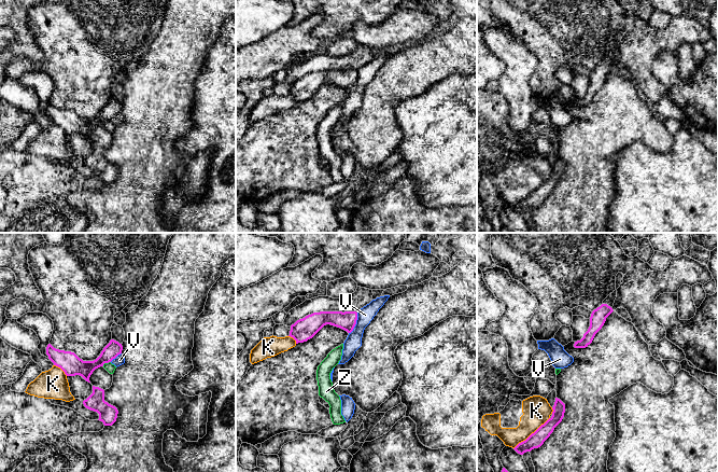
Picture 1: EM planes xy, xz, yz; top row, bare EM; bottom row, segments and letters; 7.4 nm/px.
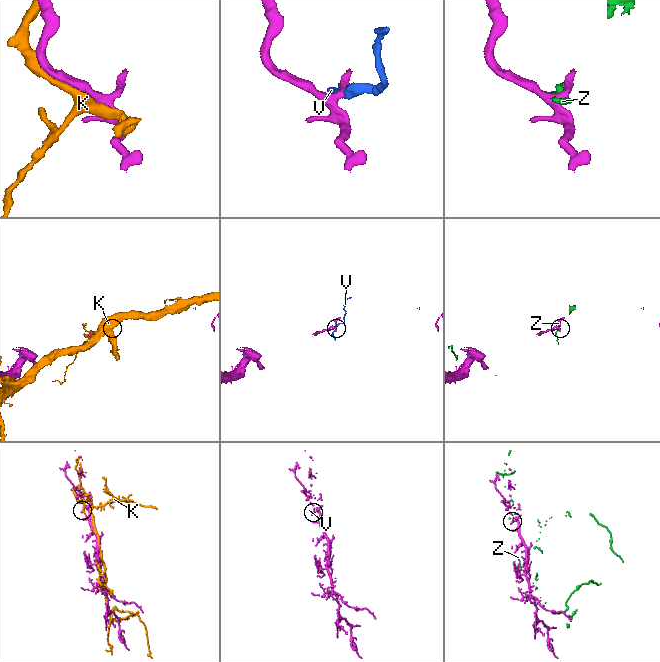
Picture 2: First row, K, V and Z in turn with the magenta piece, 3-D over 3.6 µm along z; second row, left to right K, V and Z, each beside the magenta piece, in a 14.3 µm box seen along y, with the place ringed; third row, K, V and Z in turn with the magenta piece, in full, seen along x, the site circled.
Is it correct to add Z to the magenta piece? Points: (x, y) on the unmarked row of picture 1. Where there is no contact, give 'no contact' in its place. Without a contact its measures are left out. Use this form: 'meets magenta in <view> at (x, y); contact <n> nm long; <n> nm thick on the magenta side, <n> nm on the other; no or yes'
meets magenta in xy at (106, 121); contact 70 nm long; 150 nm thick on the magenta side, 70 nm on the other; no

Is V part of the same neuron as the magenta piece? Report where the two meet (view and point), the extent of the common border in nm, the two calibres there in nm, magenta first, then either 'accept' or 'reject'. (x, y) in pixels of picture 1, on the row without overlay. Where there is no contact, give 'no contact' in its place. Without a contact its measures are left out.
contact xz (355, 82); length 170 nm; calibres 140 and 120 nm; reject

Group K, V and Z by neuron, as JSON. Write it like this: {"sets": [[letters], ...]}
{"sets": [["K"], ["V"], ["Z"]]}

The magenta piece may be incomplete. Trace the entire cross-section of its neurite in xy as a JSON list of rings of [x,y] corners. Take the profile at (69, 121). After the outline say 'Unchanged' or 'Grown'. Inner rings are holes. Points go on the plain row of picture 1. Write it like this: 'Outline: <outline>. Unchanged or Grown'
Outline: [[[111,98],[100,114],[94,120],[83,120],[74,111],[56,108],[51,102],[46,106],[46,113],[54,124],[60,126],[67,135],[80,134],[90,141],[89,136],[93,130],[103,125],[104,122],[111,121],[122,112],[122,109],[122,102]]]. Unchanged

